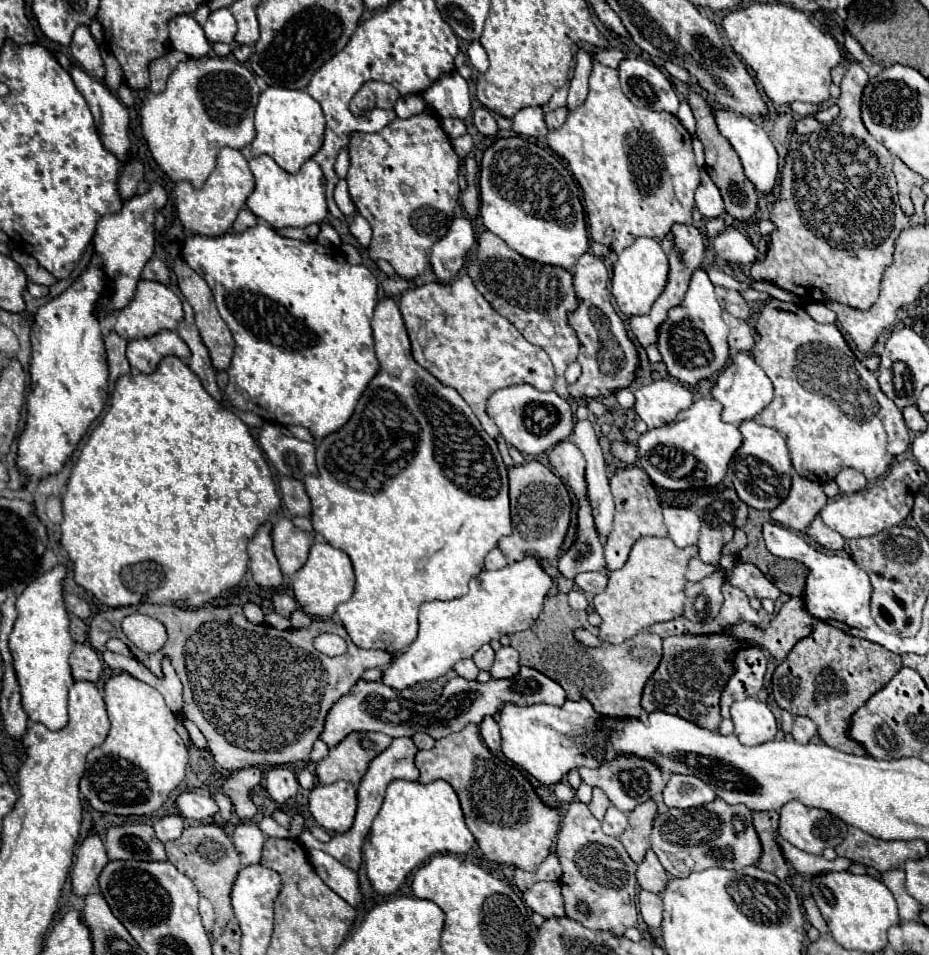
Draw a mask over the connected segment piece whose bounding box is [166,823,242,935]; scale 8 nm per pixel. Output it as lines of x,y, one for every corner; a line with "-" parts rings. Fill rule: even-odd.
216,823
192,825
192,827
186,827
178,839
166,843
166,853
168,853
168,861
174,863
184,875
188,875
196,883
200,895
214,905
216,925
212,935
220,933
224,925
234,917
234,911
230,905
230,889
234,883
234,877
242,869
242,863
240,863
240,857
236,855
232,839

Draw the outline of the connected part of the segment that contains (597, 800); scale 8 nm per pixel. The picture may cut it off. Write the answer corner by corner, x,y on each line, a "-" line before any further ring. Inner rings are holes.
594,789
594,797
592,797
592,801
590,801
590,811
592,811
592,815
596,817
596,819
604,819
604,813
606,813
606,809
610,807
610,801
608,801
608,797
600,791
600,789

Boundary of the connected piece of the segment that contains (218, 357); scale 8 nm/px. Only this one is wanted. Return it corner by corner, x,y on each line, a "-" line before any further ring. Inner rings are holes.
178,259
174,263
174,271
178,275
178,287
182,291
182,295
192,303
194,307
194,317
196,317
196,327
200,331
200,337
210,353
210,359
212,359
212,365
216,371
226,371
230,367
230,361
232,361
232,353
234,353
234,339
232,339
232,333
228,329
228,325
224,323
224,319
220,317
218,309
216,309
216,303
212,299
212,293
210,293
210,287
208,283
196,273
192,271
182,259

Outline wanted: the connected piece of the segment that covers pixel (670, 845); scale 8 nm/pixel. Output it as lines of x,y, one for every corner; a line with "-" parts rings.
720,797
702,807
668,809
660,813
654,821
650,841
652,851
672,877
688,877
692,871
710,867
744,869
756,865
762,857
762,843
752,825
752,811
744,805
730,805

